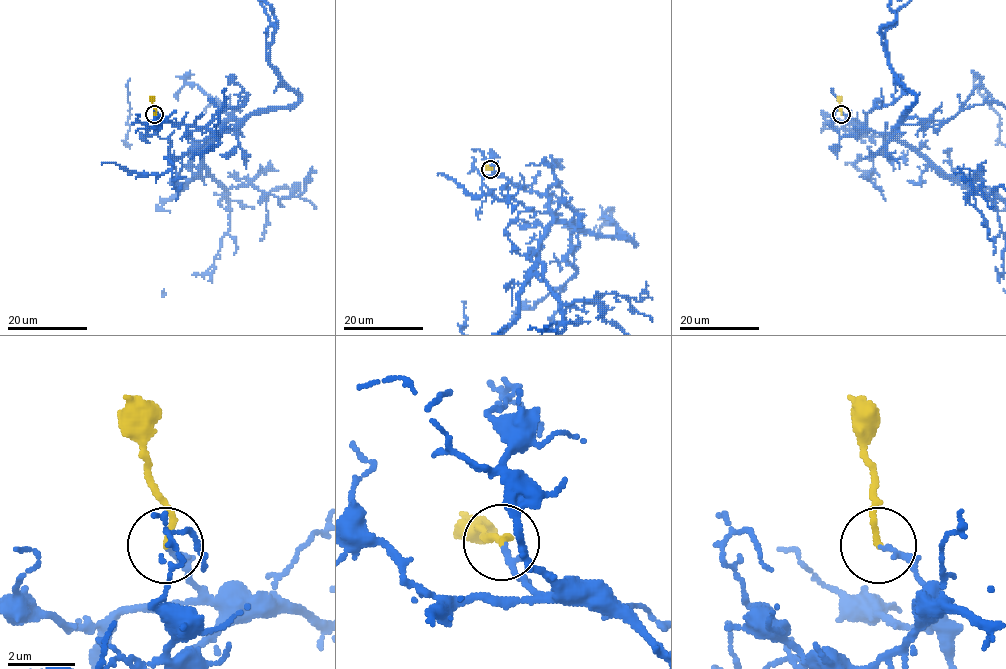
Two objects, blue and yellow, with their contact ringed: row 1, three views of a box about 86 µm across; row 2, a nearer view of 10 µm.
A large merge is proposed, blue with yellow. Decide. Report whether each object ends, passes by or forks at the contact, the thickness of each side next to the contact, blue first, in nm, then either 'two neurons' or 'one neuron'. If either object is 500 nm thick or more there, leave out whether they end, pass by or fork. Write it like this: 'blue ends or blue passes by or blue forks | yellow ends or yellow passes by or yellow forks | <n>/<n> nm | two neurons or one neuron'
blue ends | yellow ends | 160/160 nm | one neuron

